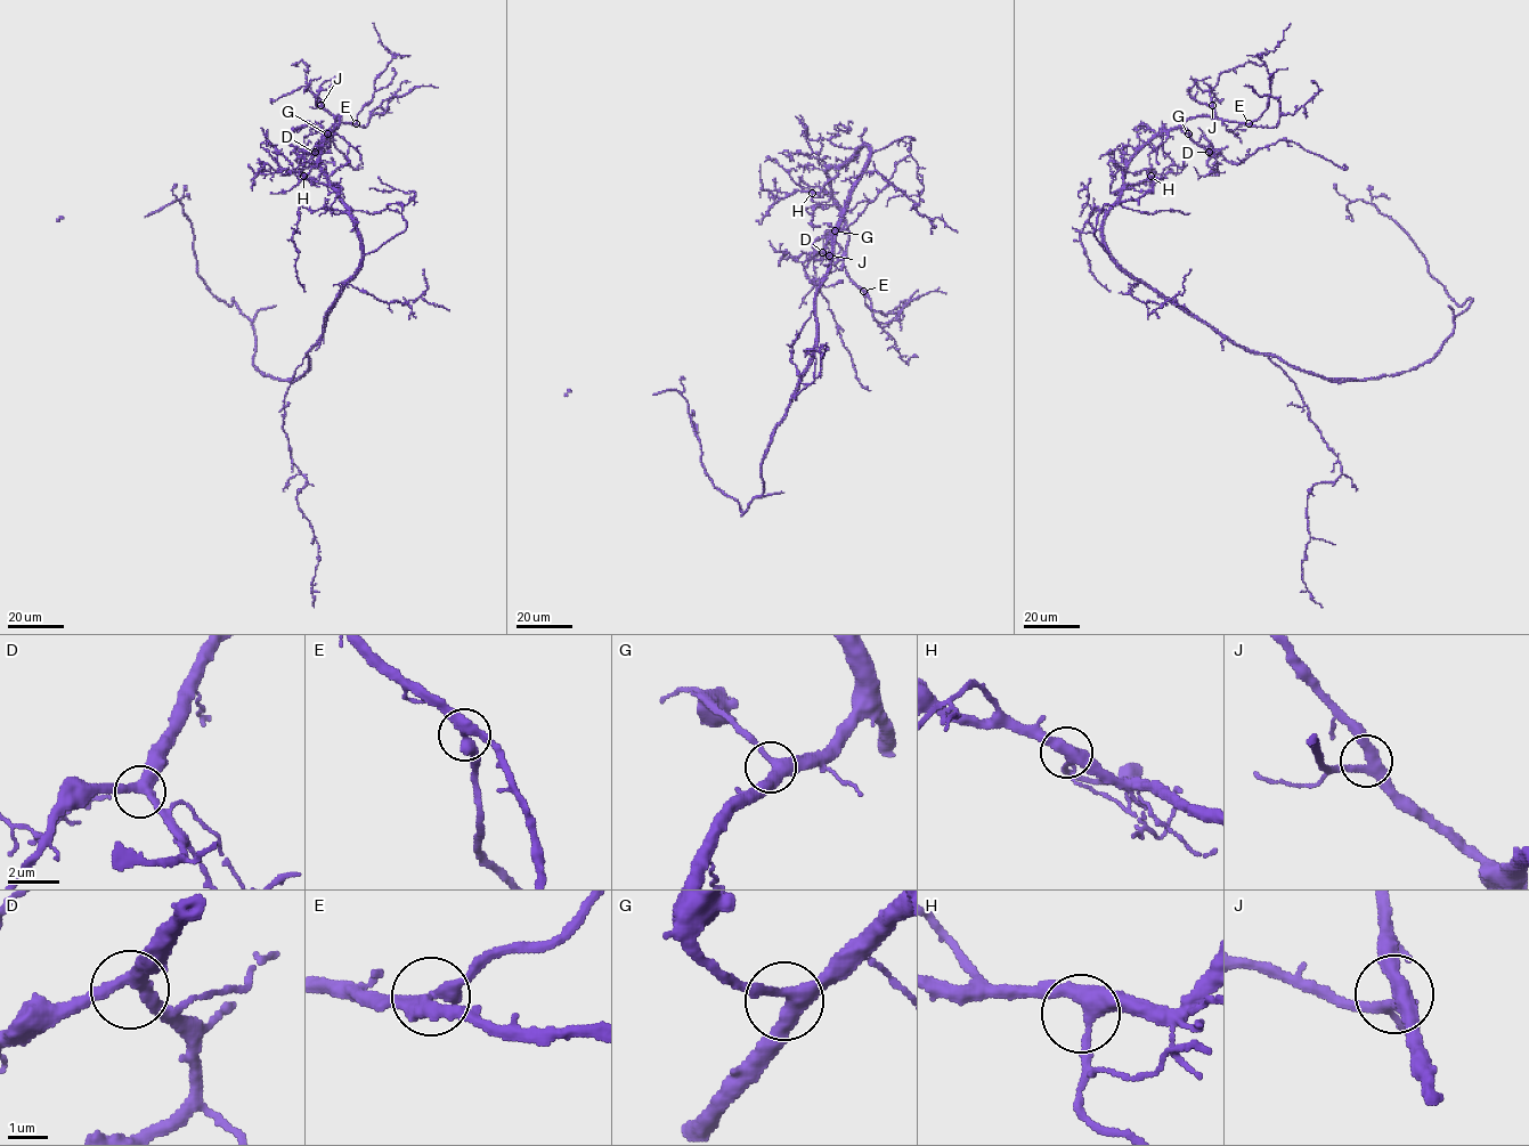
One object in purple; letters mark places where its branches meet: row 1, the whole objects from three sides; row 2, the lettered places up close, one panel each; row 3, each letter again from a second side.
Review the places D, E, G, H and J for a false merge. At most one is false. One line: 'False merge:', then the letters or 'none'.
False merge: none

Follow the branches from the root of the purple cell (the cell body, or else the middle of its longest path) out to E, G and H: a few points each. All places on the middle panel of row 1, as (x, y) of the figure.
E: (815, 292), (829, 269), (836, 225), (867, 164), (865, 145), (828, 171), (847, 226), (843, 266), (863, 292)
G: (815, 292), (829, 269), (836, 225), (867, 164), (865, 145), (828, 171), (831, 195), (844, 221), (835, 230)
H: (815, 292), (829, 269), (834, 232), (867, 164), (869, 148), (864, 145), (819, 192), (812, 193)

